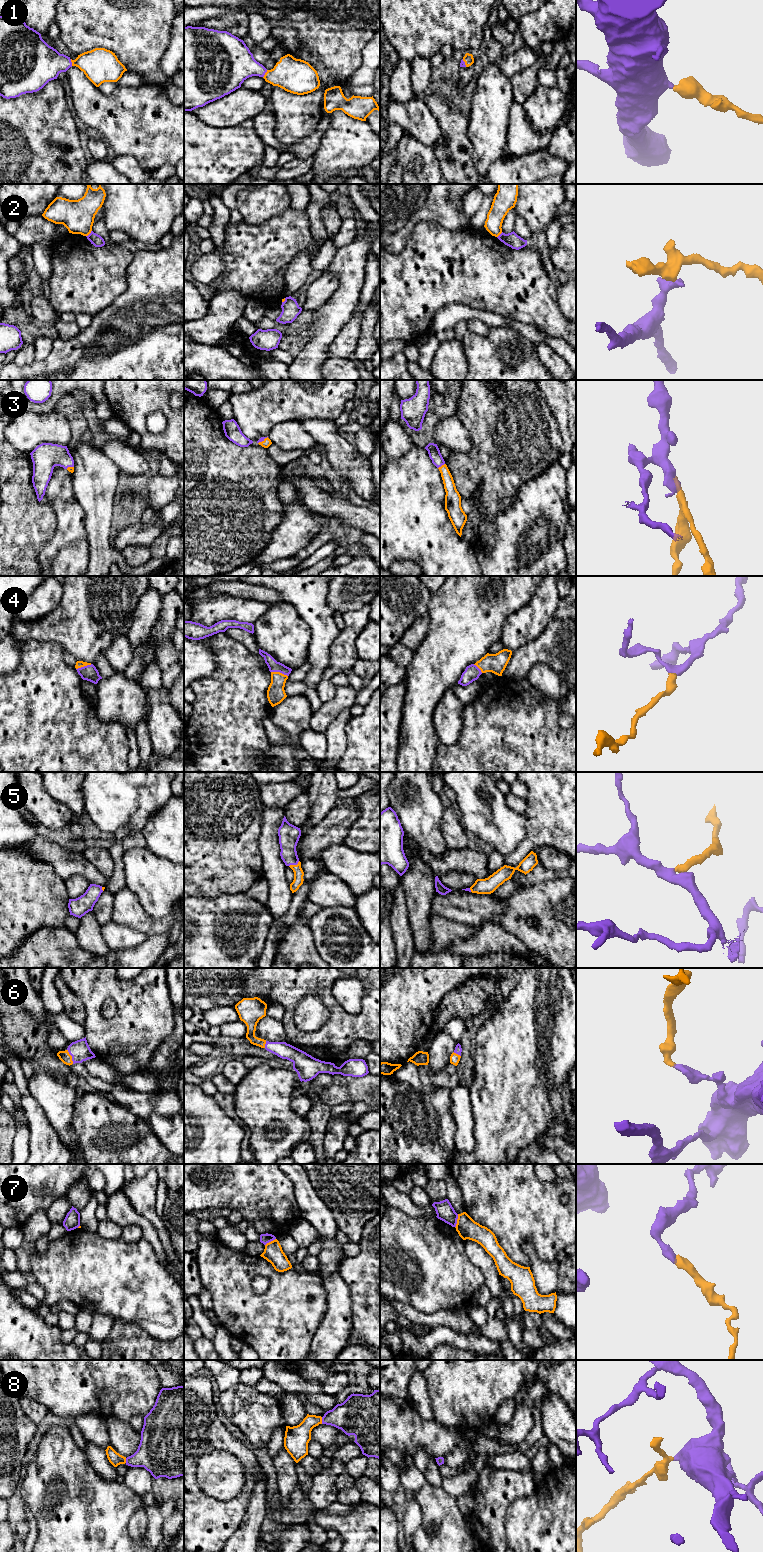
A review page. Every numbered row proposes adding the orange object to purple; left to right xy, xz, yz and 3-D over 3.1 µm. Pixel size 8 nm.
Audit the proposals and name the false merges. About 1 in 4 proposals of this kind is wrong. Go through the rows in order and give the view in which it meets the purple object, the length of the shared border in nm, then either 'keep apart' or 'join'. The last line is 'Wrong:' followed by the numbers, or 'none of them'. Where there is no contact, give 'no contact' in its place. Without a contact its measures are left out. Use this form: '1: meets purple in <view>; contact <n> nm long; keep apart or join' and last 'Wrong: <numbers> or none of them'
1: meets purple in xz; contact 70 nm long; join
2: meets purple in xy; contact 70 nm long; keep apart
3: meets purple in yz; contact 70 nm long; join
4: meets purple in xz; contact 140 nm long; join
5: meets purple in xz; contact 100 nm long; join
6: meets purple in xy; contact 130 nm long; join
7: meets purple in yz; contact 110 nm long; keep apart
8: meets purple in xz; contact 60 nm long; join
Wrong: 2, 7

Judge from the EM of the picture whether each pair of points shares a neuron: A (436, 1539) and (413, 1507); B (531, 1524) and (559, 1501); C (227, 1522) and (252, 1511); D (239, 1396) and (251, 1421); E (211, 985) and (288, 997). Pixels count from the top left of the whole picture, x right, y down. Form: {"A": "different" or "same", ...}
{"A": "different", "B": "same", "C": "different", "D": "same", "E": "different"}

